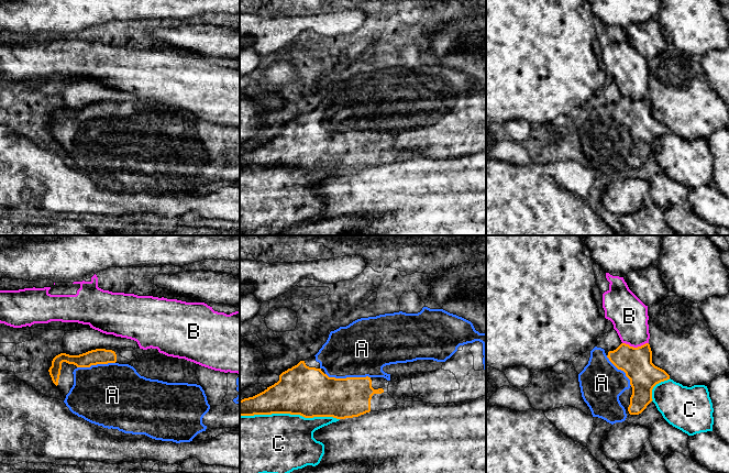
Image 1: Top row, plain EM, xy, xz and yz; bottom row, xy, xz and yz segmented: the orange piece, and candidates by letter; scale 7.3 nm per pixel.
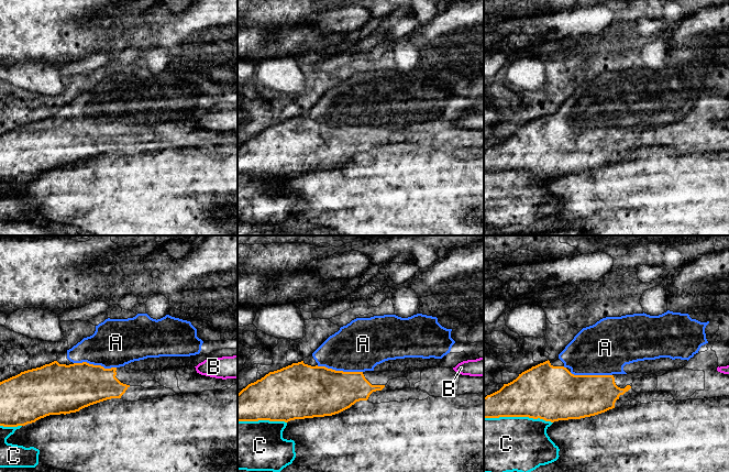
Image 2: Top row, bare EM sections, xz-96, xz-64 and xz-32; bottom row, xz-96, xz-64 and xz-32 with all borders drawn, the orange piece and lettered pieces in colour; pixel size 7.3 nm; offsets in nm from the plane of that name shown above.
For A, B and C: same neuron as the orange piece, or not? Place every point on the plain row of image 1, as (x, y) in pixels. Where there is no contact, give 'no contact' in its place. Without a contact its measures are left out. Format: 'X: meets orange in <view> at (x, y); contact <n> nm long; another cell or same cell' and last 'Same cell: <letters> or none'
A: meets orange in xz at (348, 131); contact 320 nm long; same cell
B: meets orange in yz at (636, 101); contact 190 nm long; another cell
C: meets orange in xz at (289, 166); contact 750 nm long; another cell
Same cell: A

